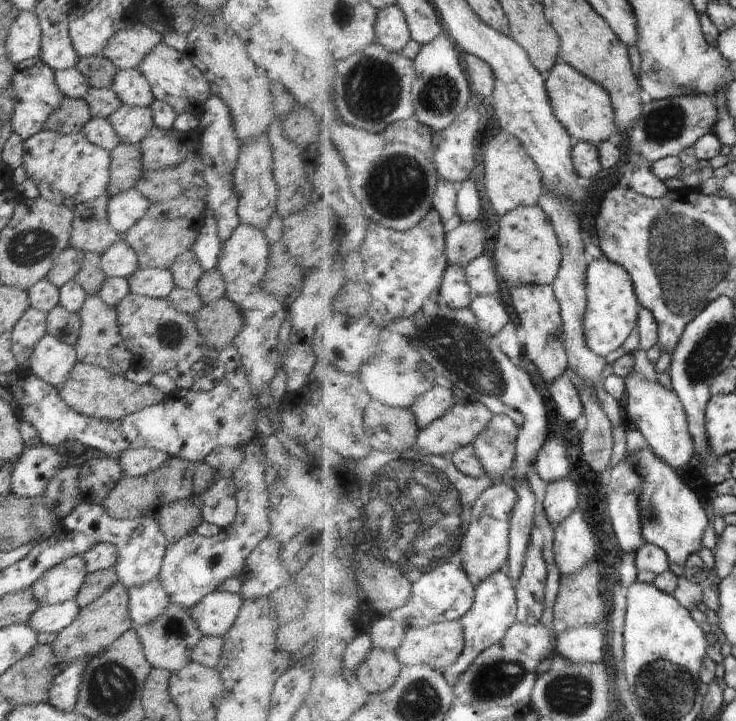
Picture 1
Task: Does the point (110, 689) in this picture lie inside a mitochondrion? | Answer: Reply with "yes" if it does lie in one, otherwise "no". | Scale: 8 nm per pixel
yes

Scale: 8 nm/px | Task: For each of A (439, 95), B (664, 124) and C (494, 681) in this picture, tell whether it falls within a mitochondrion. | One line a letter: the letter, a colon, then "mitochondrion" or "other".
A: mitochondrion
B: mitochondrion
C: mitochondrion

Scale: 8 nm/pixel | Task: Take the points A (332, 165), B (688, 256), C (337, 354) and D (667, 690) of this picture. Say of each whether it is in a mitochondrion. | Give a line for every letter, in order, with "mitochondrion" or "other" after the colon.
A: other
B: mitochondrion
C: other
D: mitochondrion

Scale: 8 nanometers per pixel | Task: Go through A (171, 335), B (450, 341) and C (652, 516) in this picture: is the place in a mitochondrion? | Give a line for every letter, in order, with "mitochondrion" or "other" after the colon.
A: mitochondrion
B: mitochondrion
C: mitochondrion

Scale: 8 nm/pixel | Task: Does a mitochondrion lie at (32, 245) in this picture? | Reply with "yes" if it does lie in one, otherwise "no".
yes

